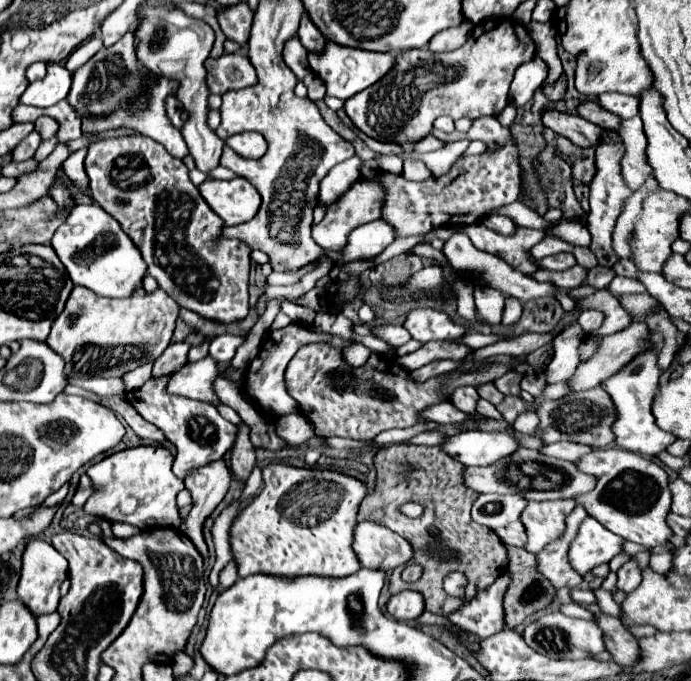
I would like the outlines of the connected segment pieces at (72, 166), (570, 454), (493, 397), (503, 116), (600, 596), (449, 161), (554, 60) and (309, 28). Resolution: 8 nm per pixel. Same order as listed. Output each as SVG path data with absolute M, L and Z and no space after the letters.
M87 148L83 150L77 150L73 152L65 162L63 162L63 172L67 178L71 178L71 182L75 184L75 188L79 188L79 192L87 194L89 192L89 186L87 186L87 174L85 174L85 154L87 154Z
M555 442L555 444L547 444L541 448L543 454L553 456L553 458L561 458L561 460L571 460L577 462L583 454L589 454L593 448L591 446L583 446L577 442Z
M493 382L479 386L479 388L477 388L477 392L479 392L479 396L481 396L481 398L489 400L489 402L491 402L491 404L495 404L495 406L503 400L503 394L495 388L495 384L493 384Z
M511 103L508 104L501 114L497 115L497 120L499 120L500 124L502 126L505 126L506 128L510 128L511 124L513 124L513 120L515 119L516 116L516 110L515 106L513 106Z
M603 588L595 590L595 596L597 596L597 604L599 604L599 608L601 608L601 612L603 612L603 614L617 616L617 618L621 618L621 616L623 616L623 614L621 614L621 606L619 606L619 604L615 604L615 602L613 602L613 598L611 598Z
M463 138L463 140L457 140L457 142L447 144L447 146L441 148L441 150L429 152L429 154L417 154L417 152L411 148L411 145L407 144L404 146L405 152L399 155L399 157L402 160L423 160L423 162L427 164L427 168L429 168L435 176L439 176L439 174L445 174L445 172L453 166L453 162L467 150L469 142L471 142L469 138Z
M531 20L525 26L533 38L533 42L537 44L537 56L543 58L549 66L549 76L545 80L545 84L551 84L555 80L559 80L563 68L561 68L561 60L557 56L557 48L555 48L555 38L557 38L557 28L553 22L535 22Z
M307 12L301 16L301 24L299 24L297 34L299 34L299 38L307 50L321 50L325 46L323 34L319 34L319 30L315 30L311 18L307 18Z

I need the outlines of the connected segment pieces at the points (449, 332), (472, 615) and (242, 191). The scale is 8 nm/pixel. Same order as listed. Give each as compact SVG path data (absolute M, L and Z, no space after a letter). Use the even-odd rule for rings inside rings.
M415 308L407 314L403 326L409 330L413 340L459 340L469 332L469 326L455 324L445 312L433 308Z
M505 573L493 586L479 592L473 602L463 604L455 614L449 616L453 624L469 634L477 634L487 638L495 634L495 630L505 628L505 614L503 614L503 596L511 582L511 574Z
M209 178L199 186L199 194L209 204L209 208L225 222L225 226L235 226L251 220L261 204L261 196L245 178Z

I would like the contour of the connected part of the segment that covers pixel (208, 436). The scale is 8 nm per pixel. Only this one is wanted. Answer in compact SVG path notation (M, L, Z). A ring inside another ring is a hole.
M165 376L151 378L145 382L139 390L129 392L127 400L133 404L133 408L151 424L155 424L165 438L177 446L177 456L173 462L173 474L181 480L187 478L187 474L199 466L205 466L209 462L221 460L235 442L237 426L225 420L213 404L183 398L183 396L171 396L165 390Z

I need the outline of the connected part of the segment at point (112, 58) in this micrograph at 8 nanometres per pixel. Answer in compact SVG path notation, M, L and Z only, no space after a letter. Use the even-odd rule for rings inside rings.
M129 30L115 46L101 48L87 64L73 72L73 84L67 94L67 102L79 116L111 114L111 110L119 110L119 106L127 106L131 102L135 90L139 90L139 62L133 54L133 44L133 32Z

